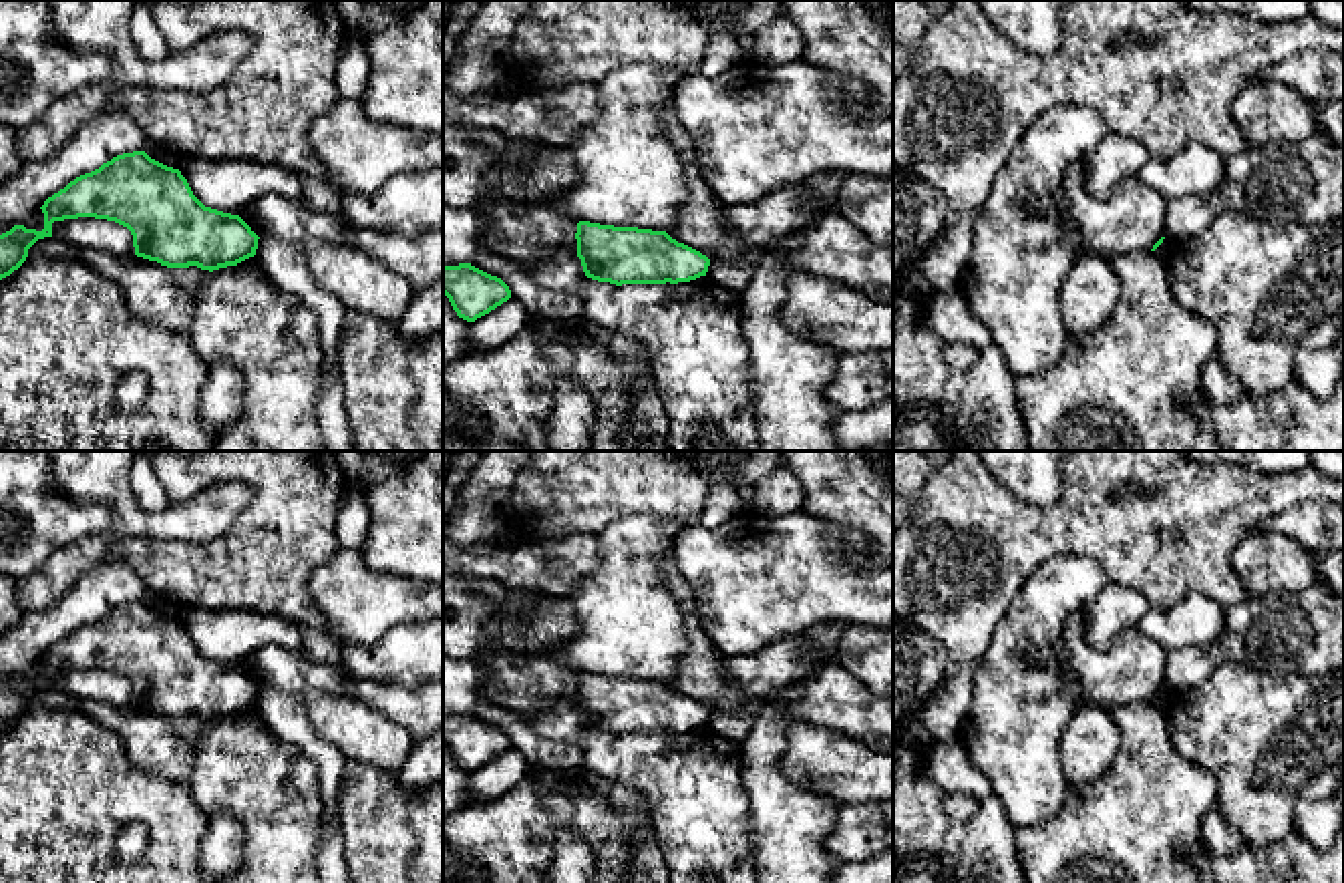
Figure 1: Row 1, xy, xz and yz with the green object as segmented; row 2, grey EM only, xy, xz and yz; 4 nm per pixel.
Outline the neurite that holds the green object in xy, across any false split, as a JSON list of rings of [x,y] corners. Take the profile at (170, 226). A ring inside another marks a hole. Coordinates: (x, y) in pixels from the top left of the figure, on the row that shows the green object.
[[[145,151],[113,157],[70,181],[40,207],[44,229],[14,225],[0,235],[0,280],[18,270],[28,249],[52,237],[52,223],[78,217],[115,221],[133,235],[135,255],[167,268],[219,270],[256,255],[258,235],[231,213],[205,207],[179,169]]]

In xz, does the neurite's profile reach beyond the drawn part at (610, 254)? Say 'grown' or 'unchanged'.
unchanged

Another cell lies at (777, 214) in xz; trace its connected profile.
[[[805,181],[777,187],[757,203],[726,205],[724,221],[754,245],[769,245],[775,239],[807,225],[817,203],[805,201]]]

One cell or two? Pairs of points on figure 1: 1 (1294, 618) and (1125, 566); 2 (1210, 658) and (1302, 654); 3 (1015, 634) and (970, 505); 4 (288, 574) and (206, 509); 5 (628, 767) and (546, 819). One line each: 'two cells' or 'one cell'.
1: two cells
2: one cell
3: two cells
4: two cells
5: two cells

